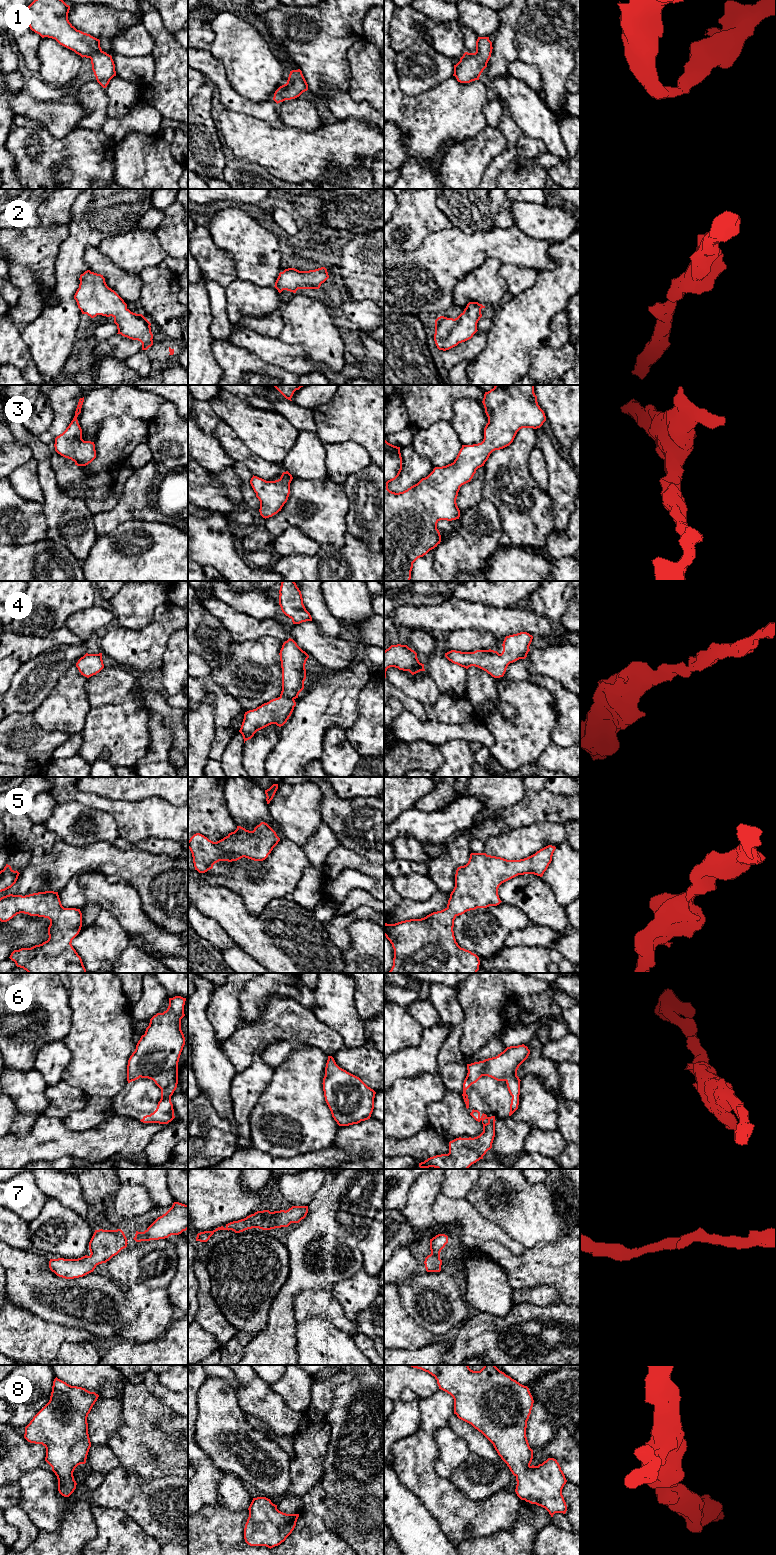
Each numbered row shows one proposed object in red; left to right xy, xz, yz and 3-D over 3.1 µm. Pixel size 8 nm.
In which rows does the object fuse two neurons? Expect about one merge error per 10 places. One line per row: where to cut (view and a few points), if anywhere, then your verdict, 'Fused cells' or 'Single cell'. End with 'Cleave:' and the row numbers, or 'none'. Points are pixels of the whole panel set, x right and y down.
1: No split. Single cell
2: No split. Single cell
3: No split. Single cell
4: No split. Single cell
5: No split. Single cell
6: No split. Single cell
7: No split. Single cell
8: No split. Single cell
Cleave: none

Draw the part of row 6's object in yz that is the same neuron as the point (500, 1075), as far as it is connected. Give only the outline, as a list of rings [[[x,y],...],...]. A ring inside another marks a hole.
[[[524,1044],[507,1047],[496,1057],[467,1064],[467,1076],[463,1083],[463,1099],[466,1108],[469,1108],[469,1099],[466,1090],[476,1083],[482,1076],[491,1077],[497,1081],[505,1081],[512,1096],[509,1116],[519,1105],[520,1079],[517,1076],[519,1066],[528,1058],[530,1050]]]

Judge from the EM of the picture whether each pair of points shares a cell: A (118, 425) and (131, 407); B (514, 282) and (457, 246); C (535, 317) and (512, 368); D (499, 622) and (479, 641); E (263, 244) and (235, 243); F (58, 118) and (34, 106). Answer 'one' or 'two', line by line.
A: two
B: two
C: one
D: two
E: one
F: one

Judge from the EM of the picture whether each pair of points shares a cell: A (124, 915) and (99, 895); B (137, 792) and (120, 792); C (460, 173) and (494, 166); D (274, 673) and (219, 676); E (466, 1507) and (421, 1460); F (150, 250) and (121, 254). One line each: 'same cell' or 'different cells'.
A: same cell
B: same cell
C: different cells
D: same cell
E: same cell
F: same cell

